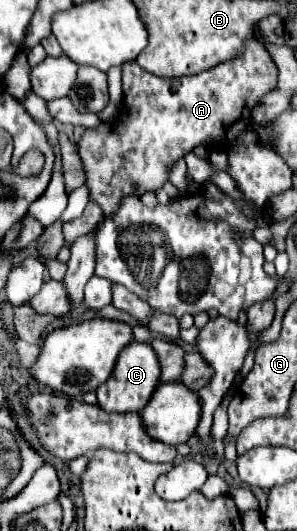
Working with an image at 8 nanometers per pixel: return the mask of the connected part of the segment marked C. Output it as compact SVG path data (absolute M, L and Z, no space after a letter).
M132 340L132 344L128 344L128 348L120 352L112 376L96 390L98 406L104 408L106 412L140 412L144 404L150 400L158 382L160 382L160 368L152 346L146 342Z

